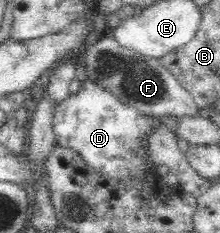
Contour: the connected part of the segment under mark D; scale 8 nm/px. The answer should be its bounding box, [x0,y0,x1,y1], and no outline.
[52,79,177,182]

